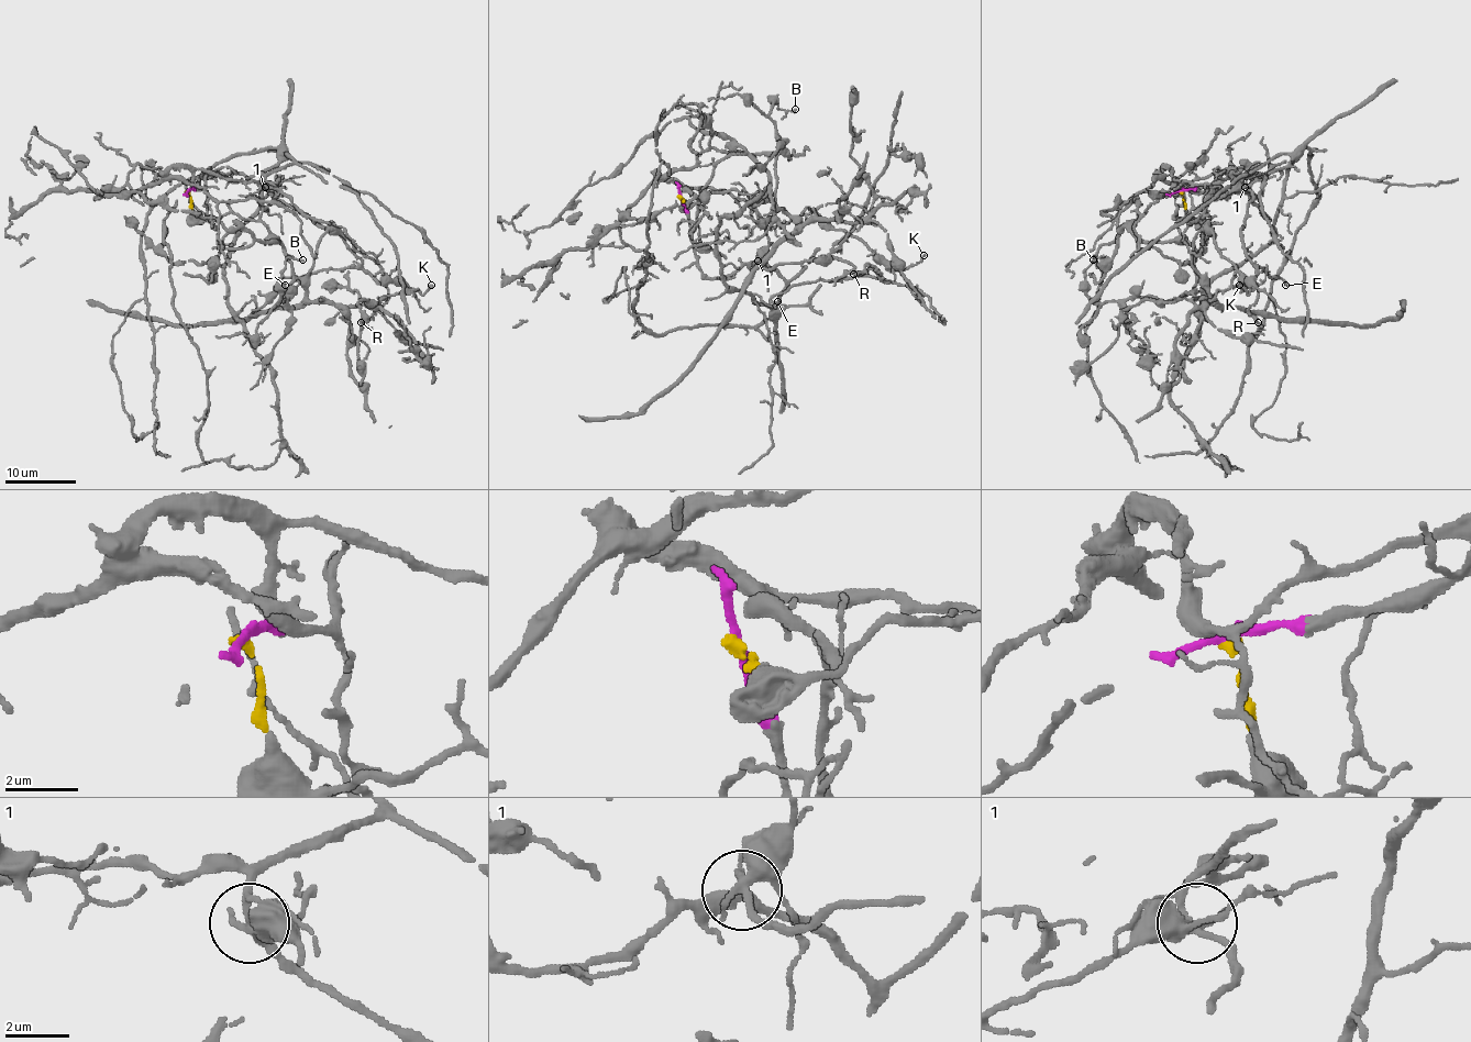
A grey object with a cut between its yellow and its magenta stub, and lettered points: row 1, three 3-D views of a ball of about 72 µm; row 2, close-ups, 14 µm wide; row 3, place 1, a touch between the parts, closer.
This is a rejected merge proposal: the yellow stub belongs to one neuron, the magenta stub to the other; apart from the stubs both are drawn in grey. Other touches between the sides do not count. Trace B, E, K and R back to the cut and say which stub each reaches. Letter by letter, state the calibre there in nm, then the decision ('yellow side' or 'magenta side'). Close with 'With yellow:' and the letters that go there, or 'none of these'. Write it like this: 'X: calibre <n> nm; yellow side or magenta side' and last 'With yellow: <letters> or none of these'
B: calibre 140 nm; yellow side
E: calibre 180 nm; magenta side
K: calibre 180 nm; yellow side
R: calibre 200 nm; magenta side
With yellow: B, K

